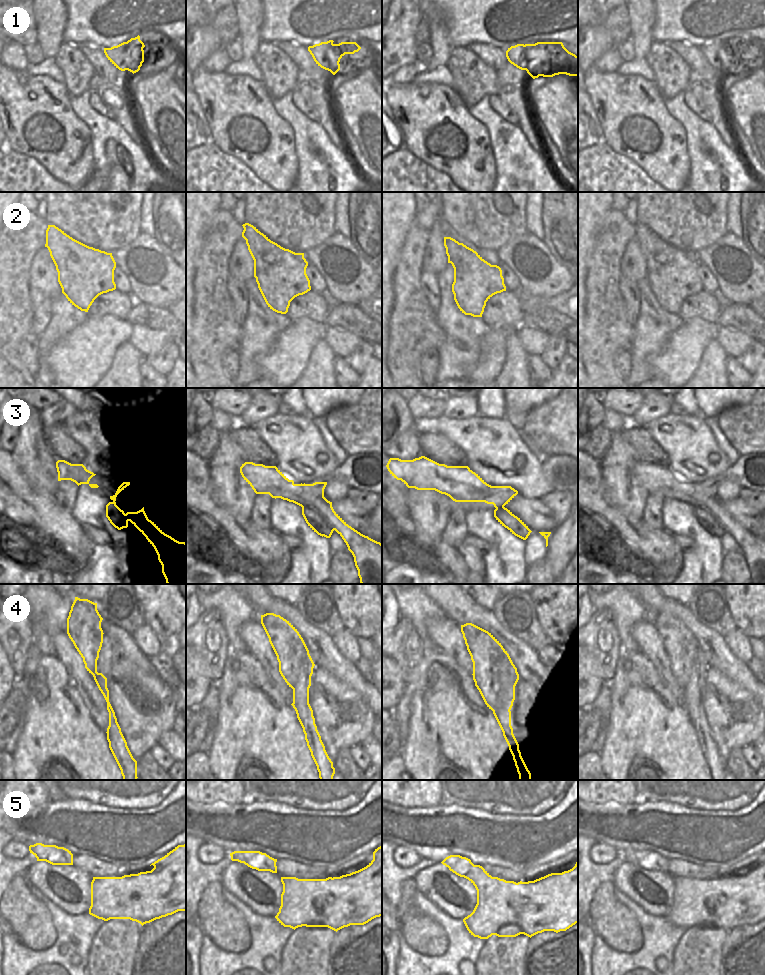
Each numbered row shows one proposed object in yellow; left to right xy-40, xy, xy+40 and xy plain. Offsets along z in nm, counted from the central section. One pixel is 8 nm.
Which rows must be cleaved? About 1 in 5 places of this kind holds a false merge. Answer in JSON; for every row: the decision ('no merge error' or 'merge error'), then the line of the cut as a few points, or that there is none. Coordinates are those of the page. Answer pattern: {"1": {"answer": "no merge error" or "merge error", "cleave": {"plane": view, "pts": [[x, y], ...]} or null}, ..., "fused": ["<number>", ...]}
{"1": {"answer": "no merge error", "cleave": null}, "2": {"answer": "no merge error", "cleave": null}, "3": {"answer": "merge error", "cleave": {"plane": "xy", "pts": [[302, 507], [312, 506], [334, 529]]}}, "4": {"answer": "merge error", "cleave": {"plane": "xy", "pts": [[305, 670], [293, 689]]}}, "5": {"answer": "no merge error", "cleave": null}, "fused": ["3", "4"]}

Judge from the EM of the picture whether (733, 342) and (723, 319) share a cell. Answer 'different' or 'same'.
different

